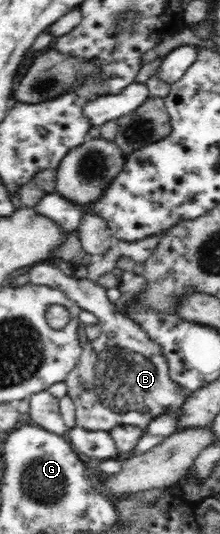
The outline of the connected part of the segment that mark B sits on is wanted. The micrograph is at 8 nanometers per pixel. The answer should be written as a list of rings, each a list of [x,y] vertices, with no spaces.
[[[52,262],[38,263],[22,272],[28,273],[30,283],[63,291],[67,298],[77,303],[82,310],[92,312],[100,324],[100,336],[84,343],[84,355],[74,364],[73,370],[66,375],[64,381],[66,395],[75,405],[76,426],[90,431],[110,431],[111,428],[118,427],[118,424],[145,428],[155,417],[182,407],[189,392],[172,381],[166,358],[163,357],[160,347],[147,337],[147,333],[133,319],[108,300],[107,289],[87,277],[75,278],[67,269],[57,267]]]

